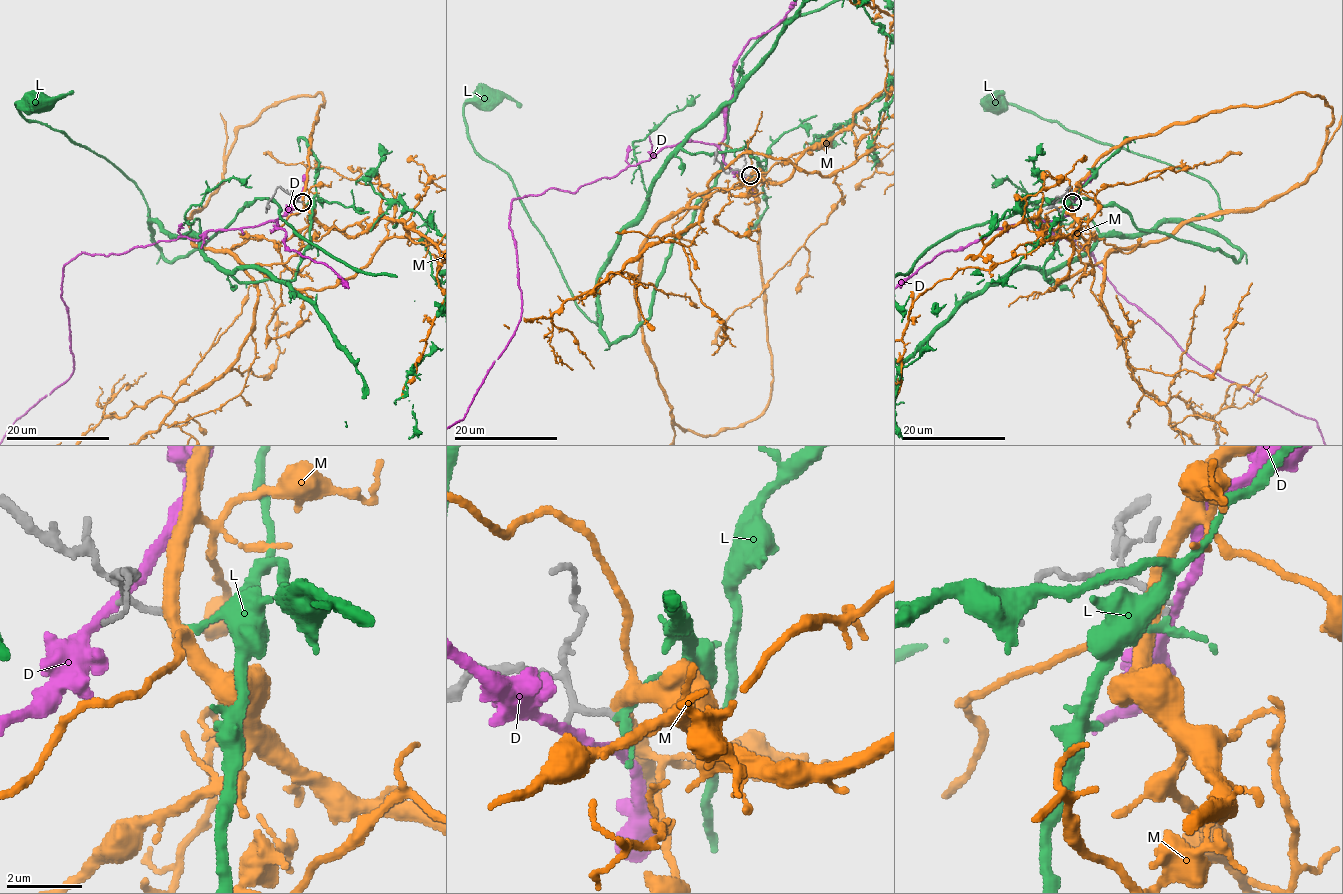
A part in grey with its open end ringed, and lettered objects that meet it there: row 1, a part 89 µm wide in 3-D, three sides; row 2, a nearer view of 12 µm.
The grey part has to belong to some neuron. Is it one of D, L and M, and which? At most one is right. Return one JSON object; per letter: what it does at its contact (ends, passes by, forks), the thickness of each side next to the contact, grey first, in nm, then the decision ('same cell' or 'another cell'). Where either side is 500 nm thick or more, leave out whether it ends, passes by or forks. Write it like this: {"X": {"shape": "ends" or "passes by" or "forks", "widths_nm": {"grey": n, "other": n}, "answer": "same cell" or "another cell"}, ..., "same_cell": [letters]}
{"D": {"shape": "passes by", "widths_nm": {"grey": 160, "other": 280}, "answer": "another cell"}, "L": {"shape": "passes by", "widths_nm": {"grey": 130, "other": 180}, "answer": "same cell"}, "M": {"shape": "passes by", "widths_nm": {"grey": 130, "other": 400}, "answer": "another cell"}, "same_cell": ["L"]}

